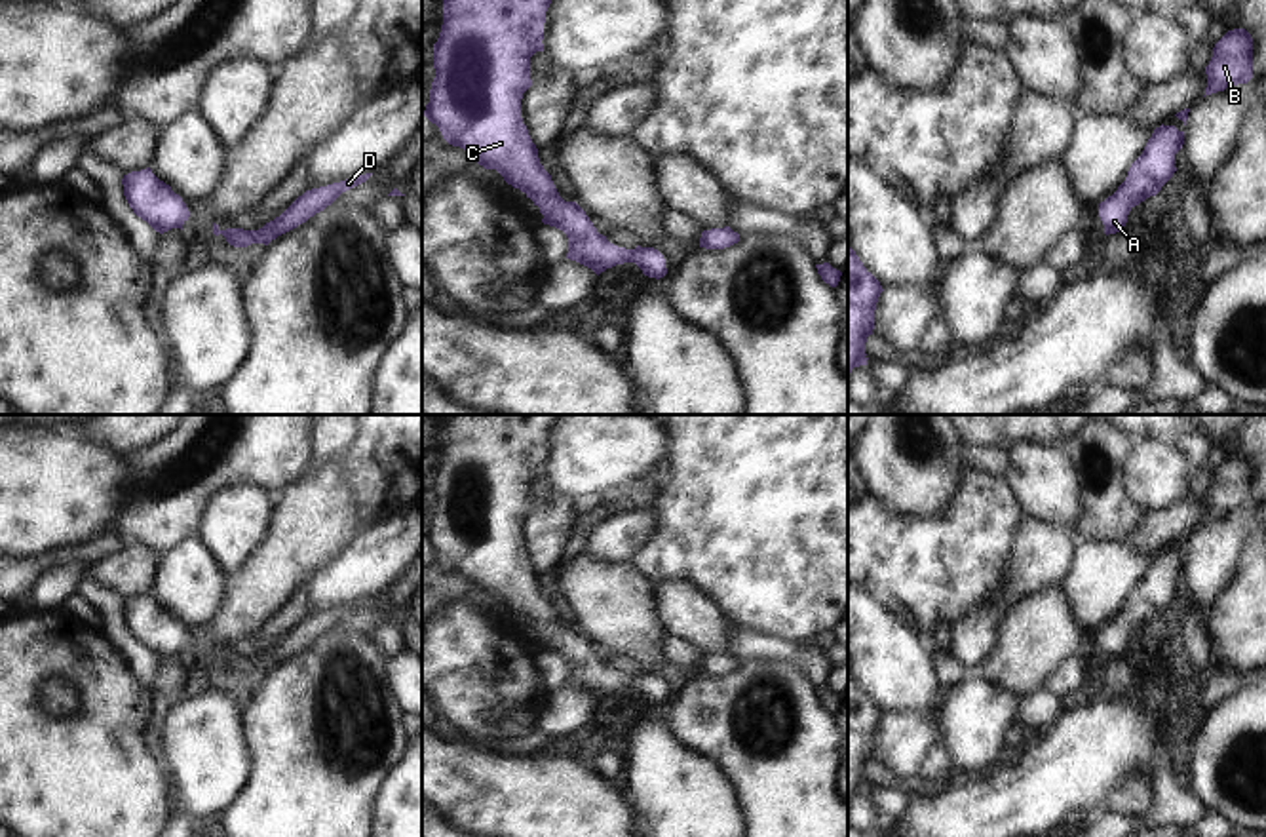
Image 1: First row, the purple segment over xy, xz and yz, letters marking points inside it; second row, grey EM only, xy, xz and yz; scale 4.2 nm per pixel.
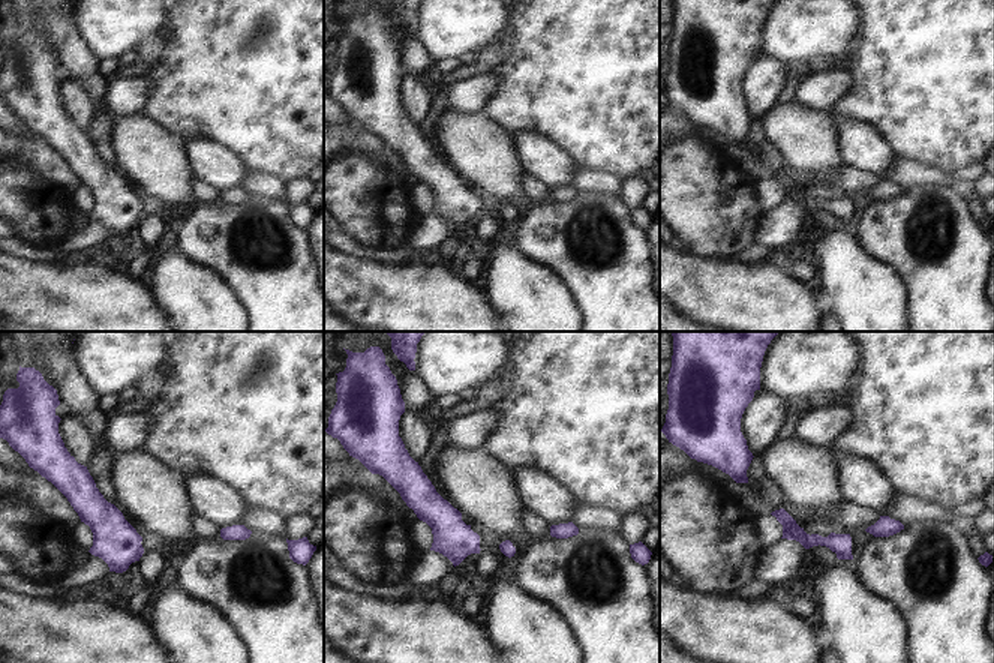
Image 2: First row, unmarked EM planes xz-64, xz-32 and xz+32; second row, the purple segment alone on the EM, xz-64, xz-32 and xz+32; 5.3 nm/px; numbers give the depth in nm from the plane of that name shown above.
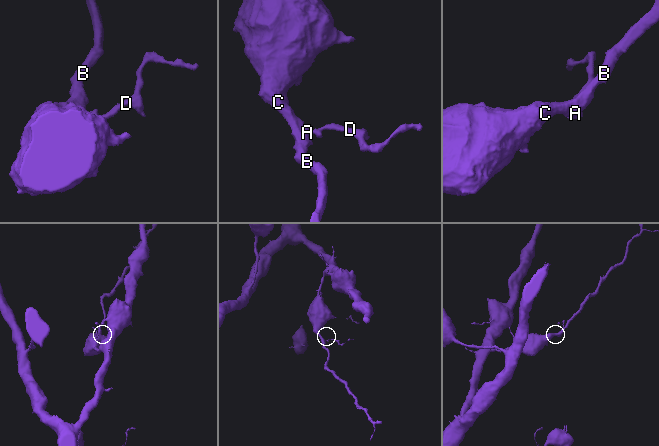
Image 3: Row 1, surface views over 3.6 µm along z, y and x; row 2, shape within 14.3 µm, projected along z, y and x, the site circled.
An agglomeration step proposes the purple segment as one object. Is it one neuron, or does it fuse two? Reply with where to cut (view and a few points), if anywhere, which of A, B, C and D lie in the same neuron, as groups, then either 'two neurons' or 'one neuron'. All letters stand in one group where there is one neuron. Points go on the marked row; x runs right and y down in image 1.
no cut; A B C D; one neuron

